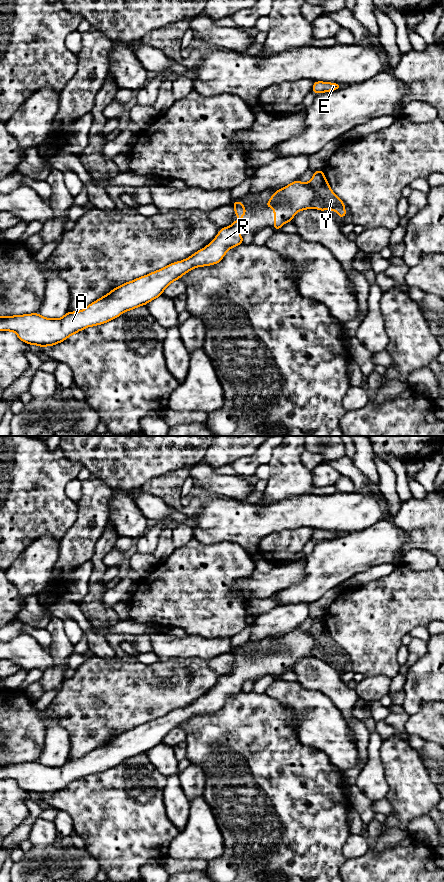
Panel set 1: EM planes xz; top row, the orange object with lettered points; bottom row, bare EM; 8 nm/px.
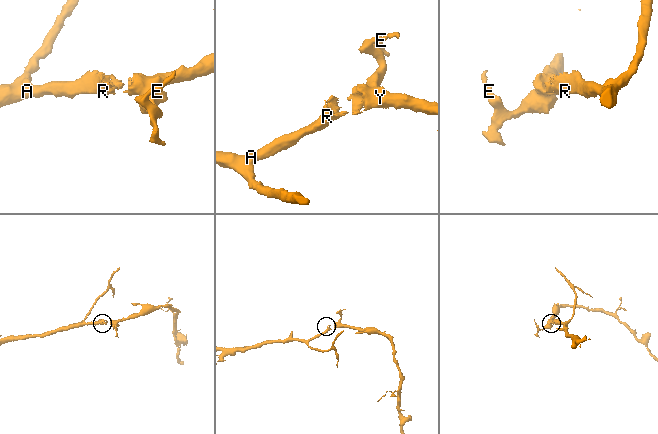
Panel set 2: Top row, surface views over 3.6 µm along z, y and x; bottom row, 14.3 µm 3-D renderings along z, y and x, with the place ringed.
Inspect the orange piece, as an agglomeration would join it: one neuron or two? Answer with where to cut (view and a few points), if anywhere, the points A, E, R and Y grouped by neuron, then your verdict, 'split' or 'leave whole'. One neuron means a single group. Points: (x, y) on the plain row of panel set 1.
cut xz (306, 631), (317, 641), (313, 651), (315, 655); groups A R / E Y; split

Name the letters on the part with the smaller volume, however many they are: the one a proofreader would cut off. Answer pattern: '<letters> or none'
E, Y

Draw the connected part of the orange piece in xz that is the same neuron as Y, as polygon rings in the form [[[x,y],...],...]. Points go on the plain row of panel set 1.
[[[323,618],[314,619],[312,627],[307,632],[313,635],[318,641],[313,651],[316,657],[320,659],[326,657],[337,659],[339,666],[344,666],[346,664],[347,660],[344,656],[345,651],[333,641]]]

